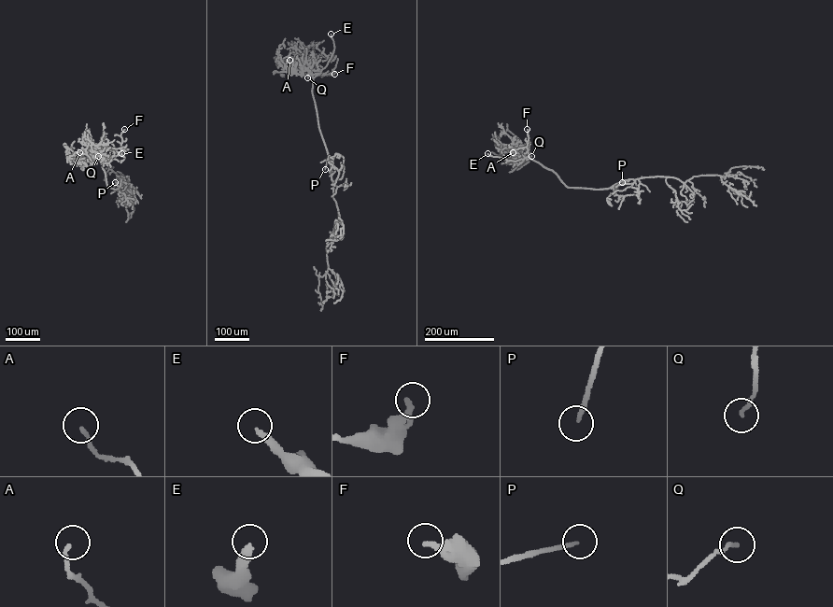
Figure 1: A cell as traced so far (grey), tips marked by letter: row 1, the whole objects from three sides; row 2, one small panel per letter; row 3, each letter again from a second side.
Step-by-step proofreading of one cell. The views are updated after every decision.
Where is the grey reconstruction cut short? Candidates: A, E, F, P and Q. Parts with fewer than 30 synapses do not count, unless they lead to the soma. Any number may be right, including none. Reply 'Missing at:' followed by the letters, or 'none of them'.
Missing at: E, P

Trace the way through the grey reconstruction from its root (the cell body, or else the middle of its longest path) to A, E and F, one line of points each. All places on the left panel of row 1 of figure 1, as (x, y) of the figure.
A: (64, 144), (78, 163), (91, 159), (92, 154), (91, 158), (79, 152)
E: (64, 144), (79, 163), (91, 160), (92, 154), (96, 161), (108, 156), (122, 161), (124, 157), (121, 153)
F: (64, 144), (78, 163), (87, 162), (92, 154), (96, 161), (120, 148), (120, 134), (124, 129)

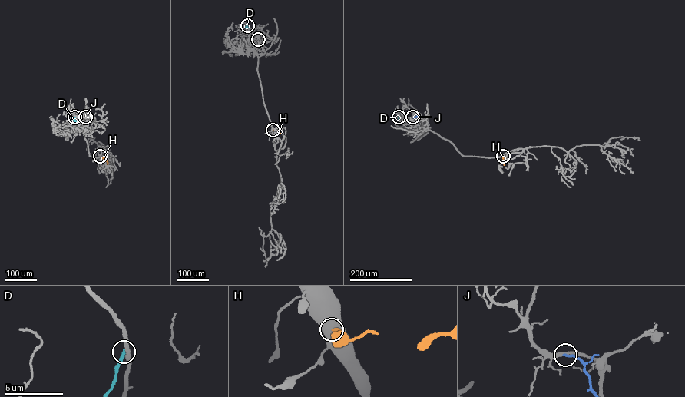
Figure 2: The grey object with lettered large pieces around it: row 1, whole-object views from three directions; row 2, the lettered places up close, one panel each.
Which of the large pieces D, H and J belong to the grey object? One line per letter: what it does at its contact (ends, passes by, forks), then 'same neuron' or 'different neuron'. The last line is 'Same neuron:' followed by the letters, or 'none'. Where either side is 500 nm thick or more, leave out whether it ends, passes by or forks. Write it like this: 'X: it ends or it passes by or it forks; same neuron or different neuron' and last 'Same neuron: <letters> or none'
D: it ends; different neuron
H: it ends; same neuron
J: it ends; different neuron
Same neuron: H

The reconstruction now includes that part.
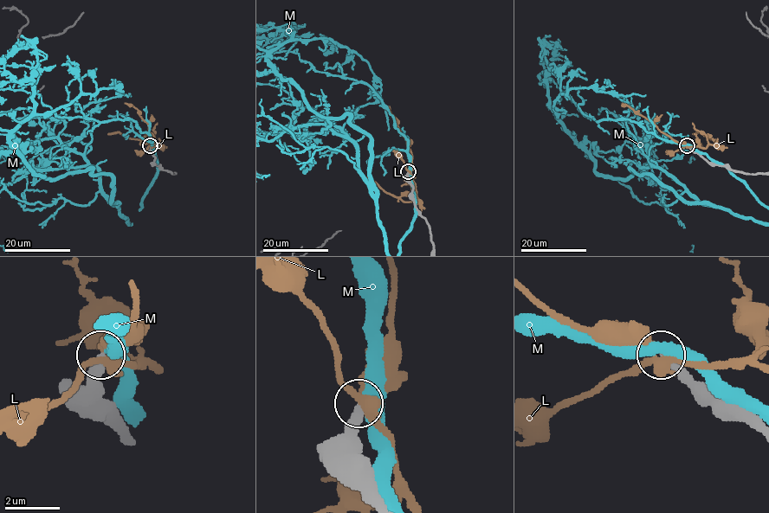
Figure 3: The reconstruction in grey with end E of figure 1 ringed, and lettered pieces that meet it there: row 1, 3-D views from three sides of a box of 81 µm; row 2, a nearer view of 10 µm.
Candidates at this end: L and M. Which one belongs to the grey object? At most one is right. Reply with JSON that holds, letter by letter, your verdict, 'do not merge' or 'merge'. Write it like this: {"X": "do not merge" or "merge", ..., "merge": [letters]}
{"L": "do not merge", "M": "do not merge", "merge": []}

